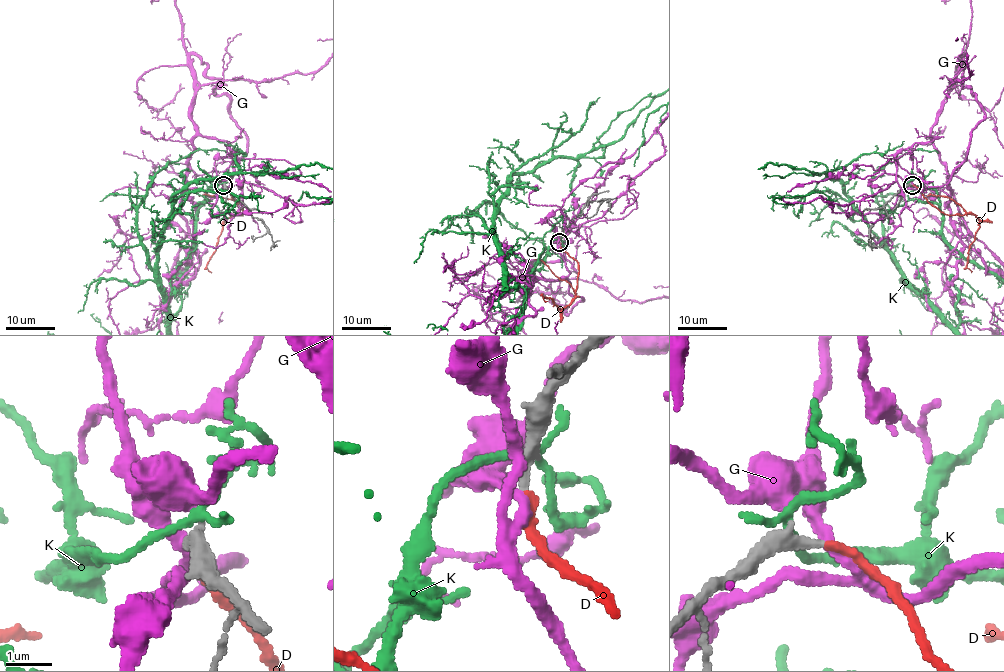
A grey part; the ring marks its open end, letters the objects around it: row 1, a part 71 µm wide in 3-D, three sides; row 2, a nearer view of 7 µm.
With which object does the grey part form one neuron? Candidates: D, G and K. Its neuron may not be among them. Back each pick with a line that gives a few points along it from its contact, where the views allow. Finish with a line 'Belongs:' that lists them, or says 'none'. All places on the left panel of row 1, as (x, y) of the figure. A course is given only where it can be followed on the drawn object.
D: course (223, 185), (241, 206), (243, 212), (241, 215), (235, 213), (223, 221), (215, 253), (206, 265), (211, 273)
Belongs: D

